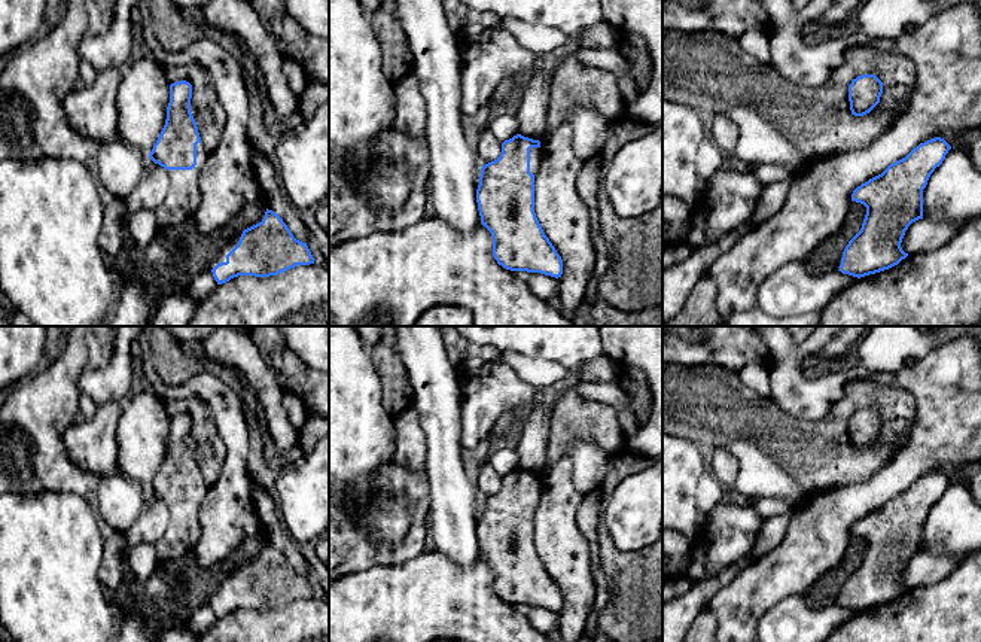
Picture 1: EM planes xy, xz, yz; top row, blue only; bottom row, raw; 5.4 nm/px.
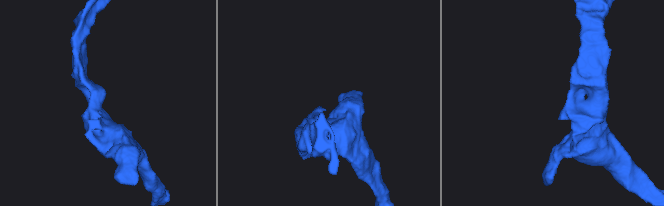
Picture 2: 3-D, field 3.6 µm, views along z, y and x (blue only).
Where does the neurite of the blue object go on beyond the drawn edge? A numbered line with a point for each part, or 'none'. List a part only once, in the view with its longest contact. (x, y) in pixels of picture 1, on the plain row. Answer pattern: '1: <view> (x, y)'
1: xy (182, 534)

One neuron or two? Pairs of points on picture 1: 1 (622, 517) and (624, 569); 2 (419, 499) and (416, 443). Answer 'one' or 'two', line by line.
1: two
2: two

